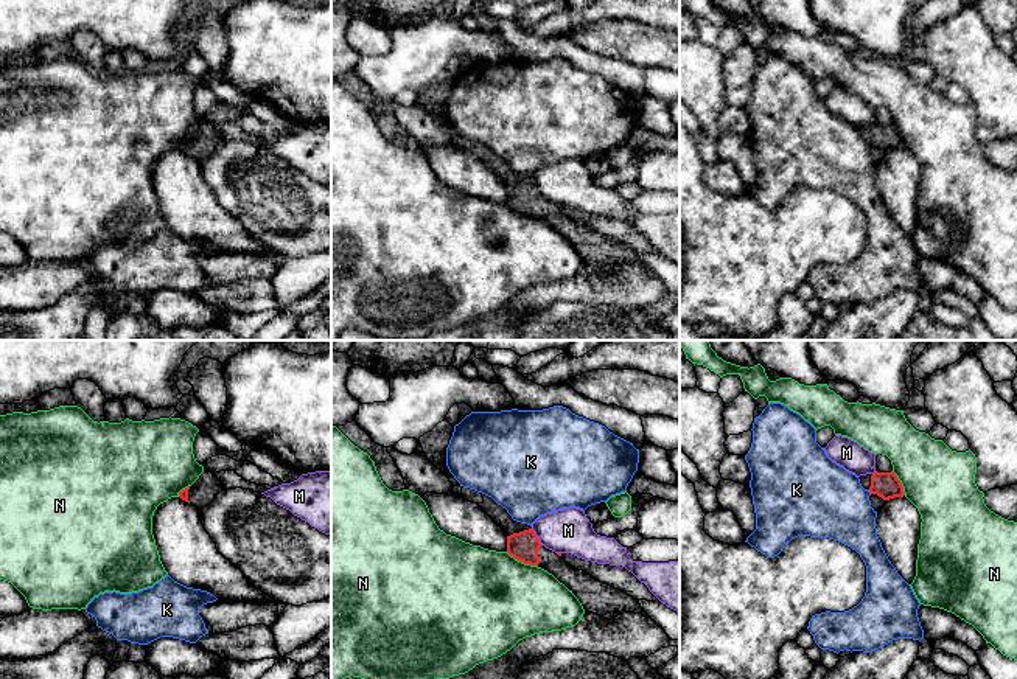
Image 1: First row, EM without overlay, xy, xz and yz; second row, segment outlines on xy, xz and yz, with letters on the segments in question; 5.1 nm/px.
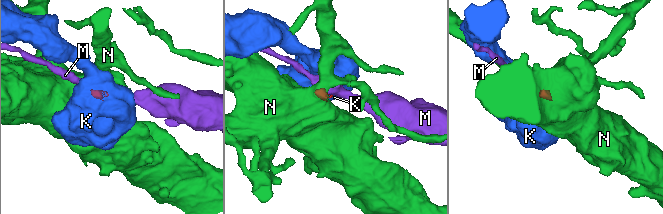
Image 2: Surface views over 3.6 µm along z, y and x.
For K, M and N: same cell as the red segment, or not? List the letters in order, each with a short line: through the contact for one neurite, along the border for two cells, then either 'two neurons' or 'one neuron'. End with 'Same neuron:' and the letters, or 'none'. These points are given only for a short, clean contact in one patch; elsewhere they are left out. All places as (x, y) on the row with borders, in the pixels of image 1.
K: yz (868, 490), (871, 493) | two neurons
M: xz (531, 529), (541, 544) | two neurons
N: xz (506, 552), (537, 567) | two neurons
Same neuron: none

